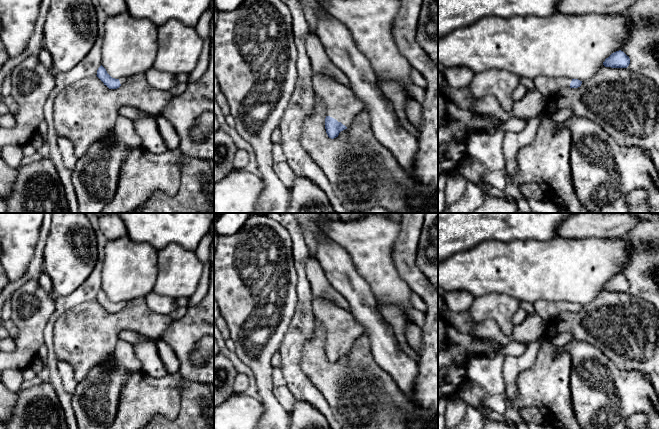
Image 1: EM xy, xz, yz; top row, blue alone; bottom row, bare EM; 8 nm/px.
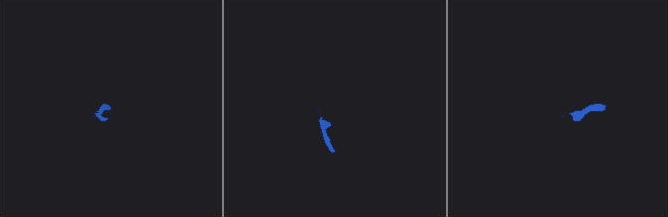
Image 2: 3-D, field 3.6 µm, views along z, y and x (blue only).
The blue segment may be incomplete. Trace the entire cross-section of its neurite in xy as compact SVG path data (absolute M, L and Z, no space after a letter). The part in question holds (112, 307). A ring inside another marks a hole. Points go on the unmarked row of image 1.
M101 289L97 294L96 299L109 313L117 313L123 309L127 302L112 302L106 295L106 293Z

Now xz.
M313 296L313 313L323 325L326 332L325 353L329 362L338 361L339 357L347 353L353 342L363 334L363 328L355 320L351 312L329 302L326 298Z

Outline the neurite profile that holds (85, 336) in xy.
M145 297L131 300L117 313L109 313L97 300L86 301L66 311L55 321L53 348L59 360L68 362L74 367L74 378L79 383L95 366L111 358L121 331L135 330L158 338L171 322L169 315L153 312L147 306Z

